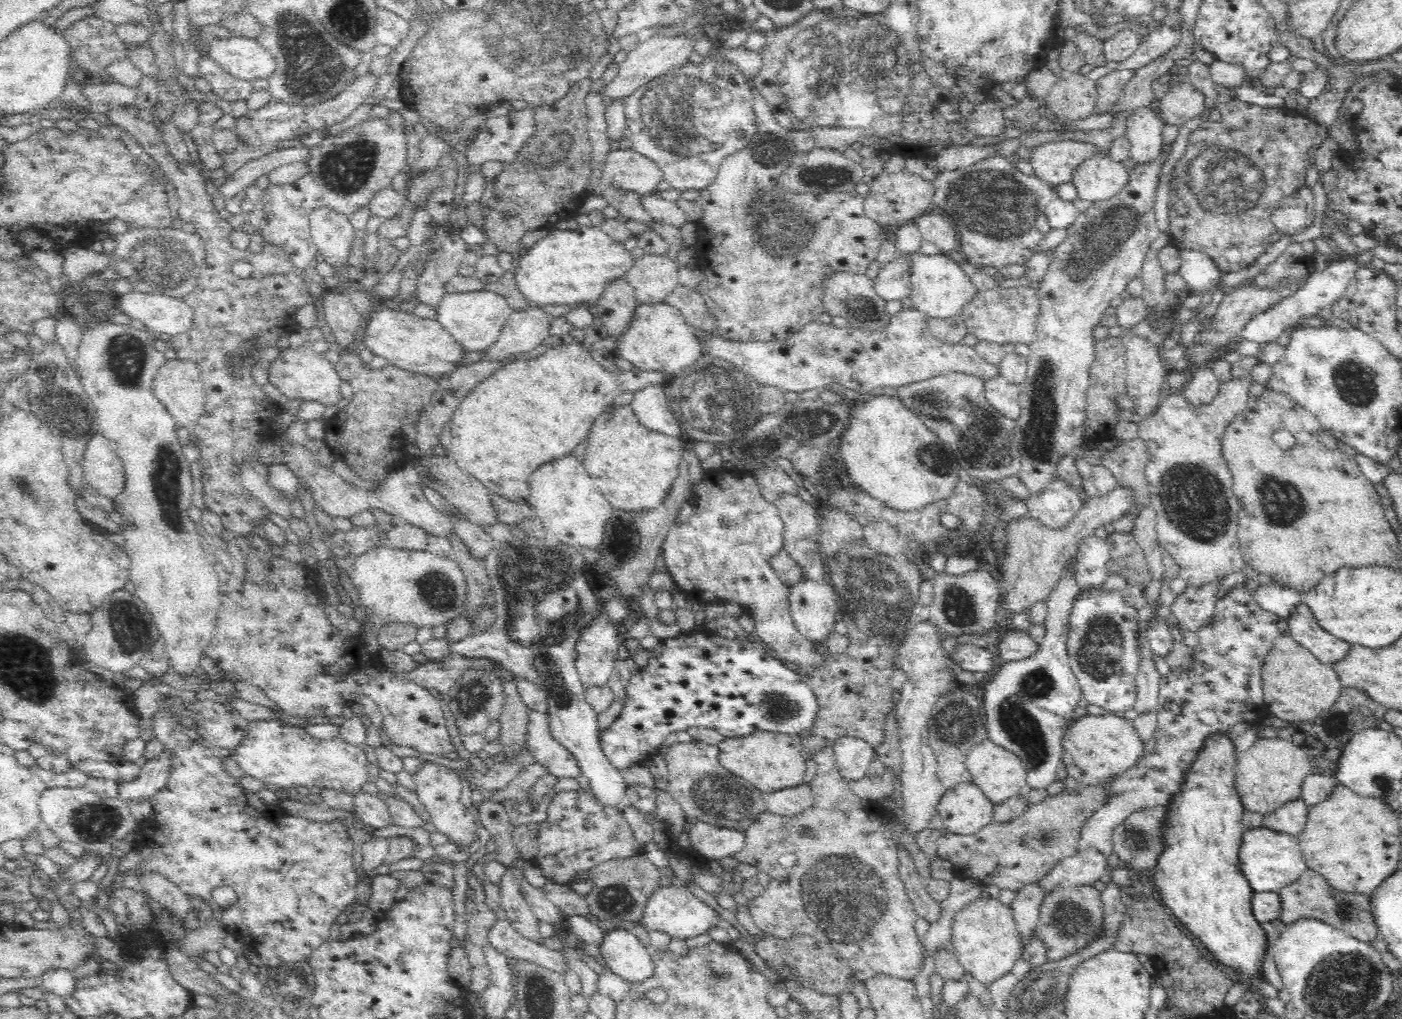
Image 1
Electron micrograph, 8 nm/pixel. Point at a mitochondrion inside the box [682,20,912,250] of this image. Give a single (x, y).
(801, 177)

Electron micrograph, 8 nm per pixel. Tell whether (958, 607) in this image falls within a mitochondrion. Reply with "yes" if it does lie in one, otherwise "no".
yes

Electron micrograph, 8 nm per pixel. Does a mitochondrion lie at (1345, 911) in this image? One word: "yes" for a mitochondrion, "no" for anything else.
yes

